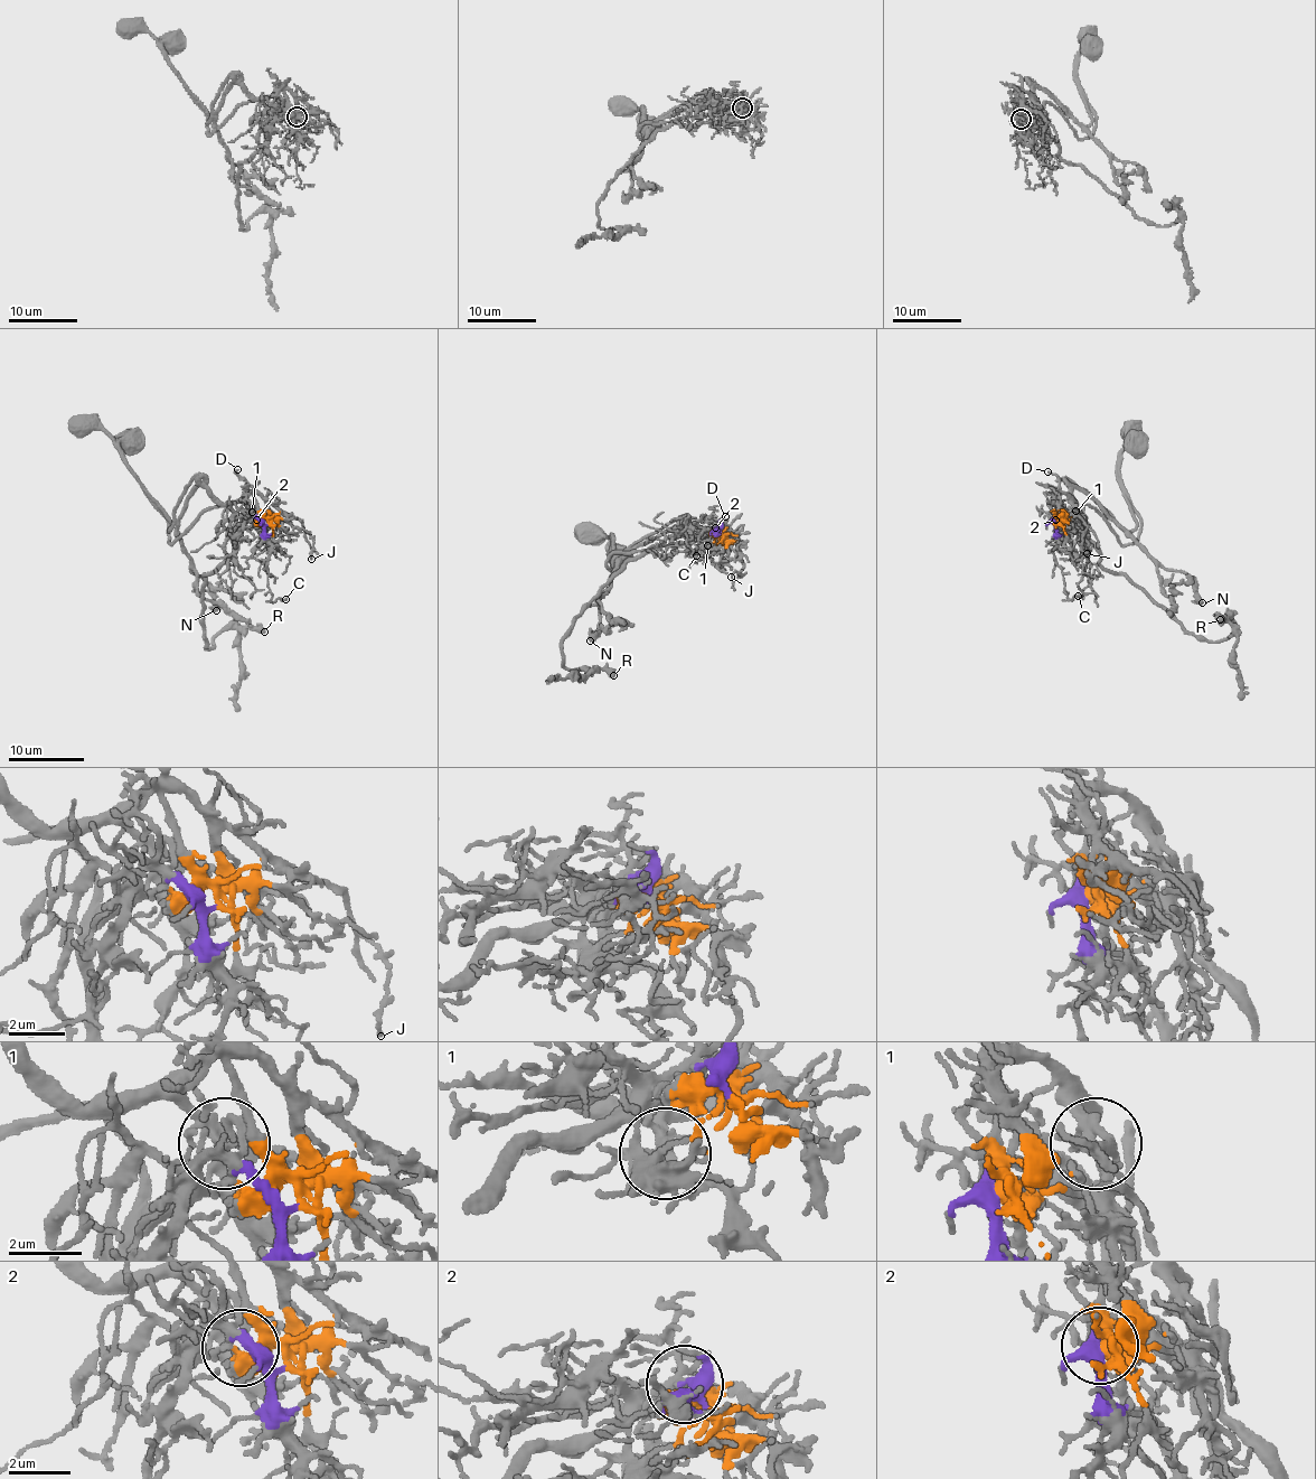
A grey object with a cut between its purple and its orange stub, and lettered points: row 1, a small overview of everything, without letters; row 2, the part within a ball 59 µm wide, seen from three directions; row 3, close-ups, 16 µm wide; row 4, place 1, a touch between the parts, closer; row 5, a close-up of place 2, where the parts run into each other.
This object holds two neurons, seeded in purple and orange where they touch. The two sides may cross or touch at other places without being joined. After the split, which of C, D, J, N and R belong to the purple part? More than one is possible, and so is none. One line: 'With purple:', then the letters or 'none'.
With purple: C, R

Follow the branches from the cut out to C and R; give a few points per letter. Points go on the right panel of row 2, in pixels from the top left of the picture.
C: (1058, 523), (1053, 560), (1064, 577), (1063, 590), (1069, 599), (1078, 595)
R: (1058, 523), (1062, 515), (1099, 551), (1100, 563), (1190, 633), (1223, 642), (1233, 621), (1221, 619)

